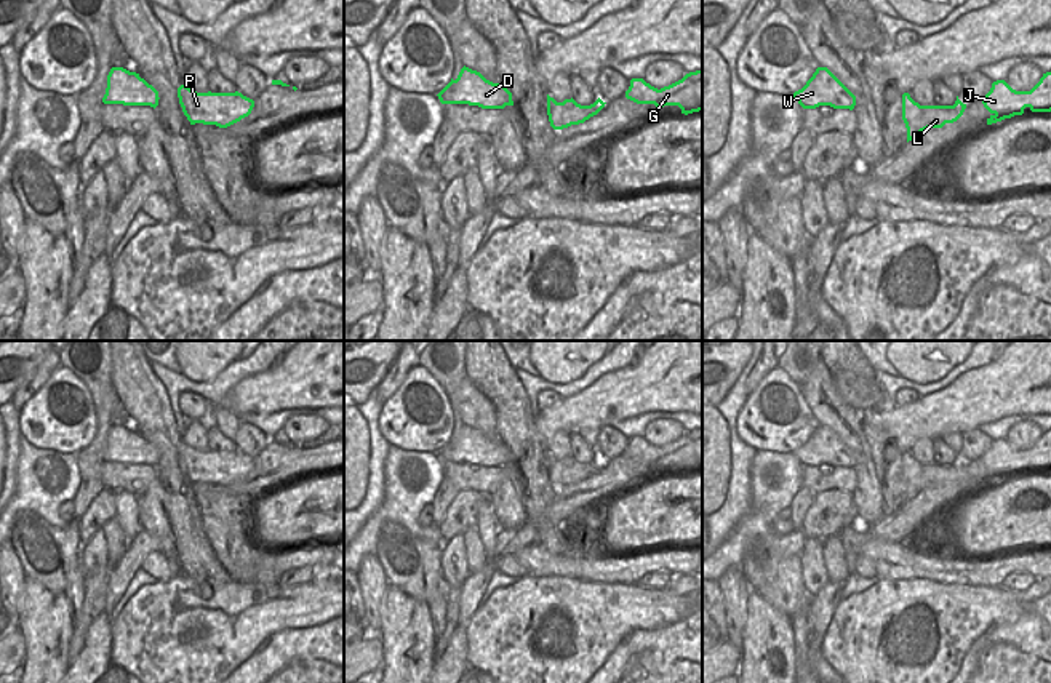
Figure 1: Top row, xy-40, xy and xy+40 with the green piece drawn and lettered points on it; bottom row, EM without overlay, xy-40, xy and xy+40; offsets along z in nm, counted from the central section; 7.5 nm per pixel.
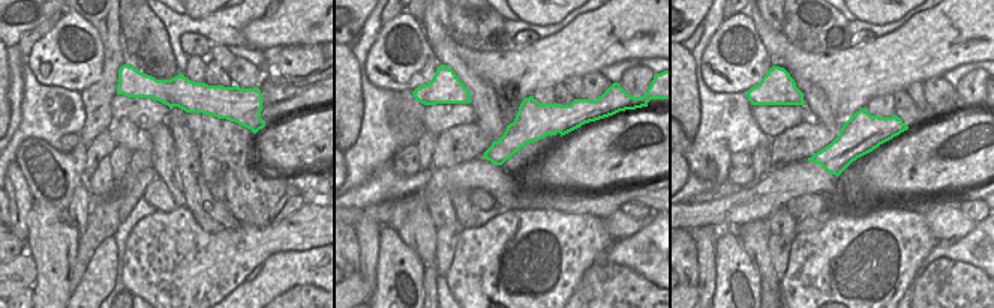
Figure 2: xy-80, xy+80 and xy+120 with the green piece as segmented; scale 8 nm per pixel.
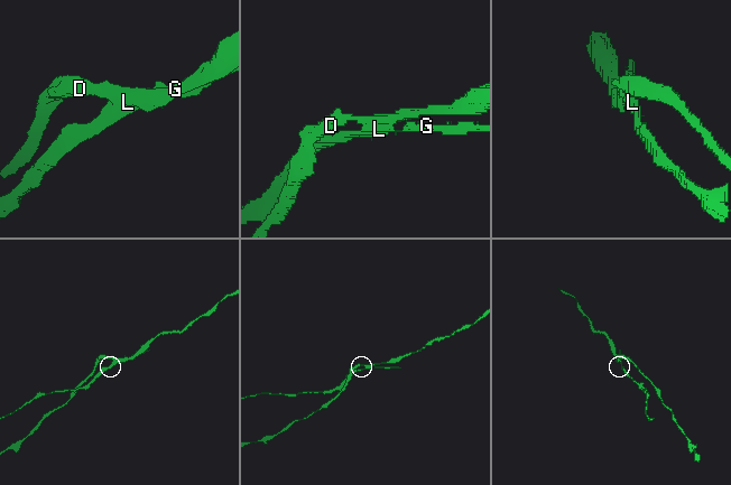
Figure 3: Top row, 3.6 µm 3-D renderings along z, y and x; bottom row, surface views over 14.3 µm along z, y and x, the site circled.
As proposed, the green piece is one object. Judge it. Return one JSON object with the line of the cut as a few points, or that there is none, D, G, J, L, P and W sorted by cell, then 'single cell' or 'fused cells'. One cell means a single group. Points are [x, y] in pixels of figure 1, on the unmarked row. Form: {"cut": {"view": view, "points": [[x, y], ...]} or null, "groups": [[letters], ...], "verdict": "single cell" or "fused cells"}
{"cut": {"view": "xy", "points": [[557, 461], [567, 461], [591, 474]]}, "groups": [["D", "P", "W"], ["G", "J", "L"]], "verdict": "fused cells"}

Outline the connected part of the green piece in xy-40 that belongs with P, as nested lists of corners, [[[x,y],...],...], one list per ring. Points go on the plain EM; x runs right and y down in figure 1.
[[[186,443],[178,446],[179,462],[190,483],[227,486],[248,475],[254,459],[242,451],[197,451]]]

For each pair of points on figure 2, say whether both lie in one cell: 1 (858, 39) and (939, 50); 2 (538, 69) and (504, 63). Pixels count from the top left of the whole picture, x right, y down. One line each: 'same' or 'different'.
1: different
2: same

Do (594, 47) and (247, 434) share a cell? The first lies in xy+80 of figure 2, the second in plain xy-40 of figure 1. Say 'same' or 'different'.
different

